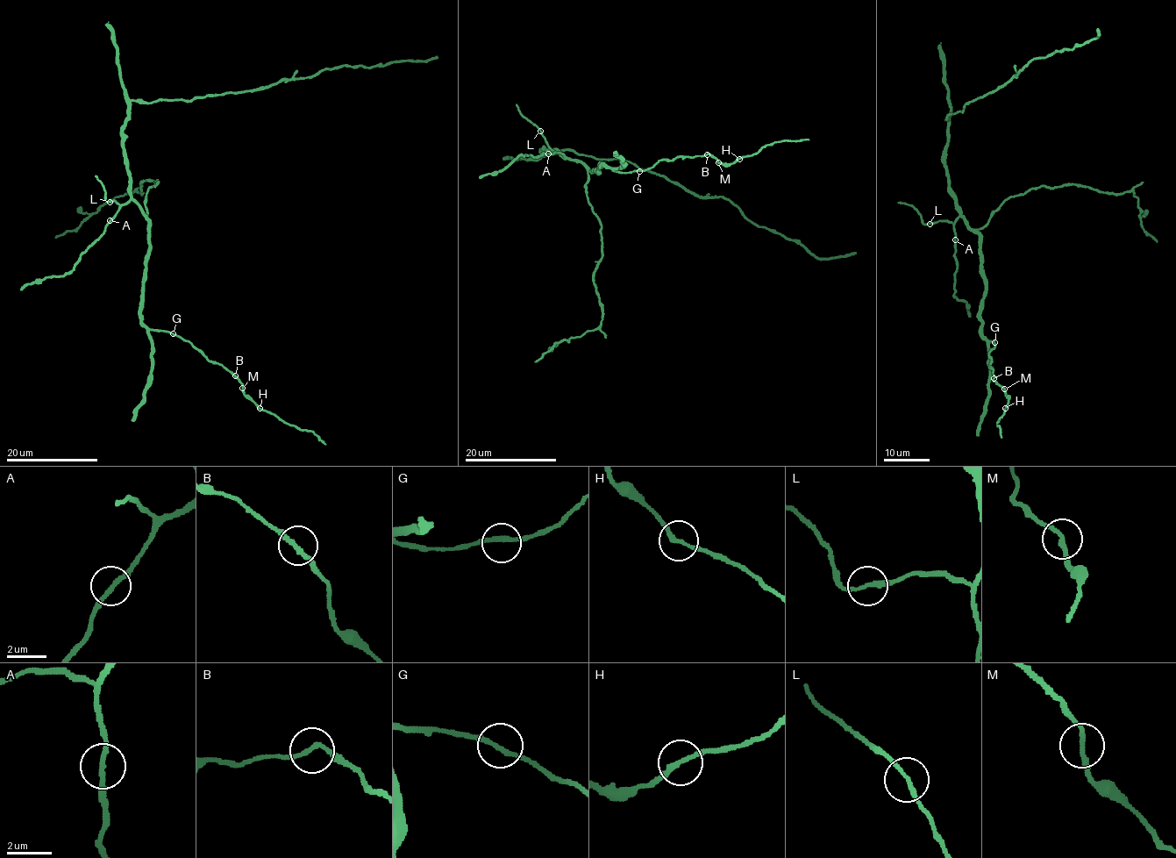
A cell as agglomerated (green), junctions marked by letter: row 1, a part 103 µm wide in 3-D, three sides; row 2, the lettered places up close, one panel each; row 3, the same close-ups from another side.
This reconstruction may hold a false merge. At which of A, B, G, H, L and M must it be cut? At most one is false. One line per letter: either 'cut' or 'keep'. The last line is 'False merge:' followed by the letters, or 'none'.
A: keep
B: keep
G: keep
H: keep
L: keep
M: keep
False merge: none

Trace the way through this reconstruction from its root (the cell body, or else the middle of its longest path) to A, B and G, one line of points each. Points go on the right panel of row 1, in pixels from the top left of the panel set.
A: (946, 170), (948, 187), (959, 213), (954, 226), (955, 239)
B: (946, 170), (956, 209), (980, 237), (985, 283), (981, 334), (996, 344), (988, 353), (994, 378)
G: (946, 170), (956, 209), (980, 237), (985, 283), (981, 334), (994, 342)

